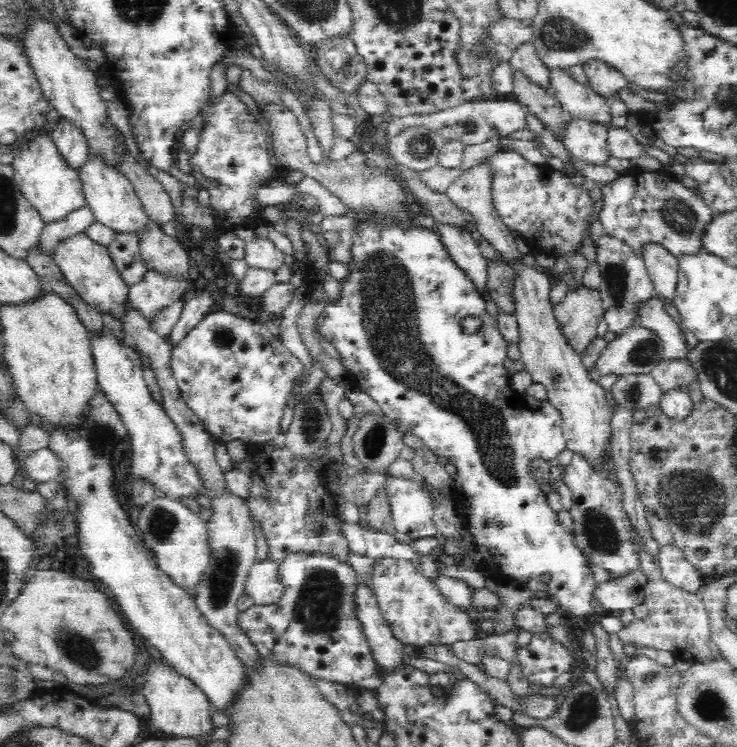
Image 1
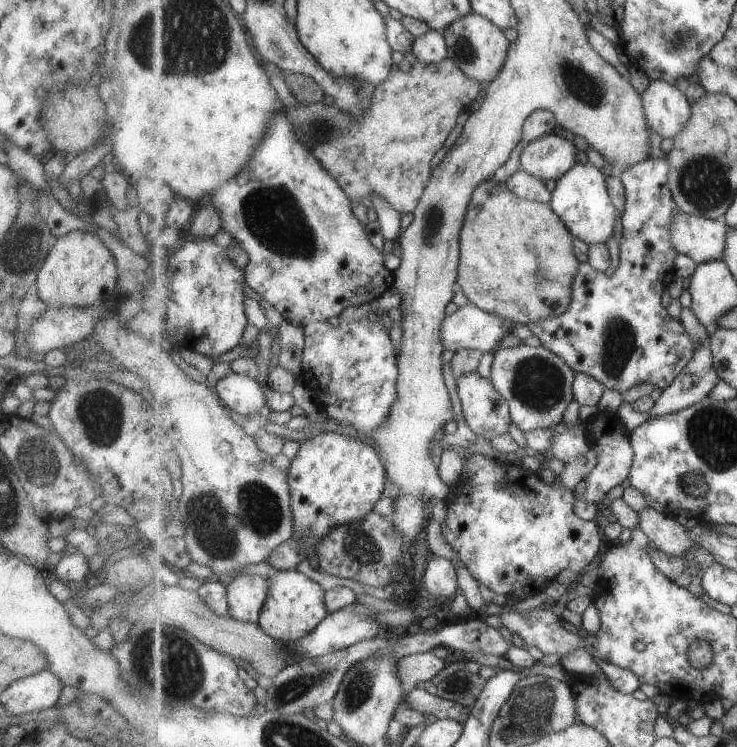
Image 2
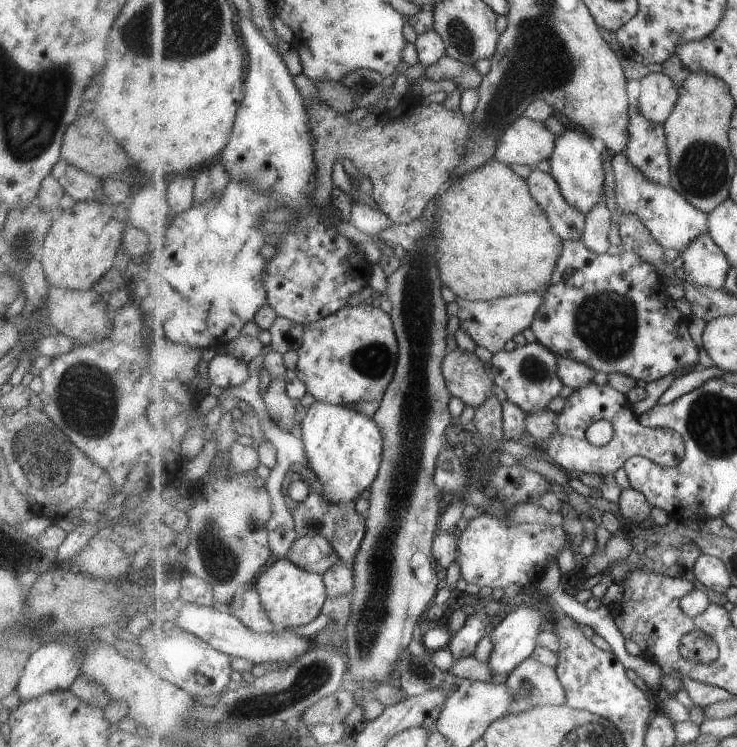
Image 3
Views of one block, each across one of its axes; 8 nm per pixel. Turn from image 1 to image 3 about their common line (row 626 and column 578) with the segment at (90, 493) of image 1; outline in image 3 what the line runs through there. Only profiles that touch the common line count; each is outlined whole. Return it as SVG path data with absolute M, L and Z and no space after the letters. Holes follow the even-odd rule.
M565 128L557 138L556 149L549 160L552 175L559 183L565 200L578 211L588 215L602 202L605 194L605 168L603 168L601 152L591 144L592 136L571 128Z

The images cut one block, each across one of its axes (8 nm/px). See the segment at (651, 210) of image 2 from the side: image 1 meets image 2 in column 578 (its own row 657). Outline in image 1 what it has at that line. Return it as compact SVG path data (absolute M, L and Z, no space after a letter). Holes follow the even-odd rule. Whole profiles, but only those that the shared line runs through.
M295 553L286 556L279 565L281 584L285 594L280 603L264 606L252 606L238 613L238 624L250 637L260 655L269 656L279 664L298 666L301 670L314 676L317 680L340 682L354 689L373 690L378 686L380 676L373 654L369 649L367 638L354 612L354 588L358 584L356 573L350 565L342 565L326 554ZM282 613L288 620L284 632L274 630L274 614Z

